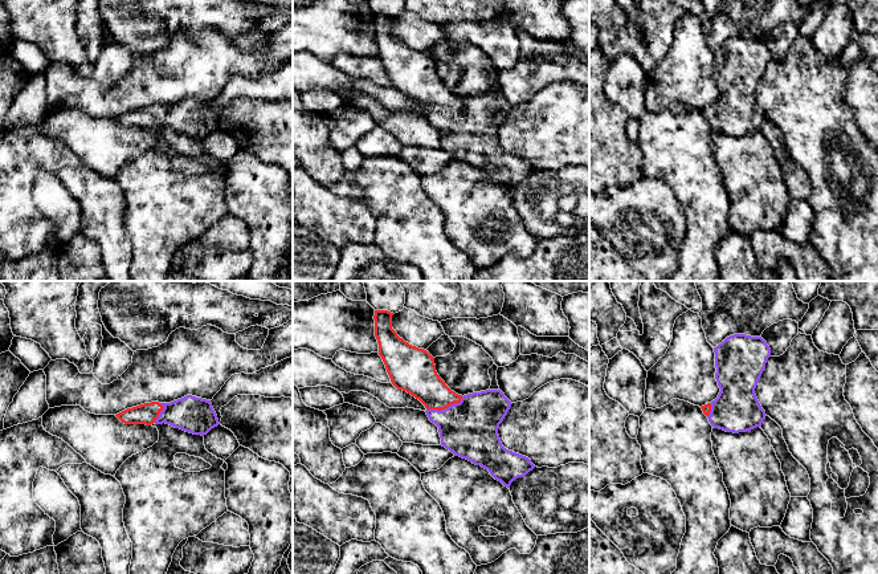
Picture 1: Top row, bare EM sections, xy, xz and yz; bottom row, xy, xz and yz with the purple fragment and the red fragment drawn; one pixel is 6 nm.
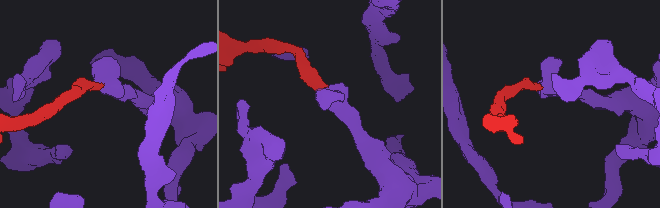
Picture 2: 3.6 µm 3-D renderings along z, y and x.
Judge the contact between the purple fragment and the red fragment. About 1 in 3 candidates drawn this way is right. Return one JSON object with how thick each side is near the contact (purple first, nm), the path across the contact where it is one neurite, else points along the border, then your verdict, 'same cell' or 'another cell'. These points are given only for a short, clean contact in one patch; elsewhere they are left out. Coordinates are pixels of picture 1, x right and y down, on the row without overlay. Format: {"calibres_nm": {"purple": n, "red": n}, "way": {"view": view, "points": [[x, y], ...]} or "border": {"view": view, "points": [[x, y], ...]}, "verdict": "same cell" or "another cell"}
{"calibres_nm": {"purple": 340, "red": 220}, "way": {"view": "xz", "points": [[469, 131], [445, 112], [419, 80]]}, "verdict": "same cell"}

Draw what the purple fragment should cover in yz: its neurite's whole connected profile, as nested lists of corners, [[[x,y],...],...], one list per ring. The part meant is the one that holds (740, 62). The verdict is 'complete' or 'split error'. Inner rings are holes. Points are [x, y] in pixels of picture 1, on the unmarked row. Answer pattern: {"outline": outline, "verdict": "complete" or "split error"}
{"outline": [[[734,37],[714,50],[714,56],[716,70],[715,82],[720,95],[715,103],[701,110],[708,121],[710,127],[714,131],[734,137],[761,130],[767,118],[755,98],[755,91],[771,60],[769,49],[761,40]]], "verdict": "split error"}

